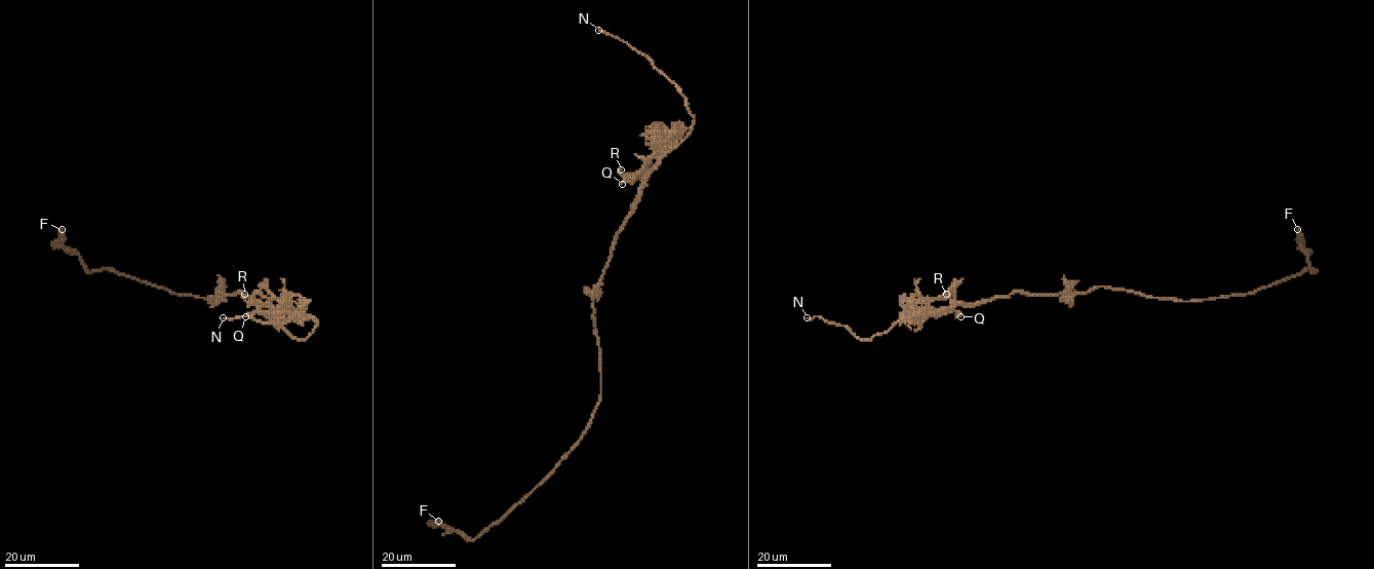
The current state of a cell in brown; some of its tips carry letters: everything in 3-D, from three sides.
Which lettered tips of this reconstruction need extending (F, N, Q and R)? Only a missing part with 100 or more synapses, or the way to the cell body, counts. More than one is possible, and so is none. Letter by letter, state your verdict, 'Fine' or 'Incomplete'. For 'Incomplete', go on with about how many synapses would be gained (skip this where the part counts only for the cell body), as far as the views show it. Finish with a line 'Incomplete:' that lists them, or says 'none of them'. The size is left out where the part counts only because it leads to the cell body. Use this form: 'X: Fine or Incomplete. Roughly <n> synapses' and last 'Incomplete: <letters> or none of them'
F: Fine
N: Incomplete
Q: Fine
R: Fine
Incomplete: N

